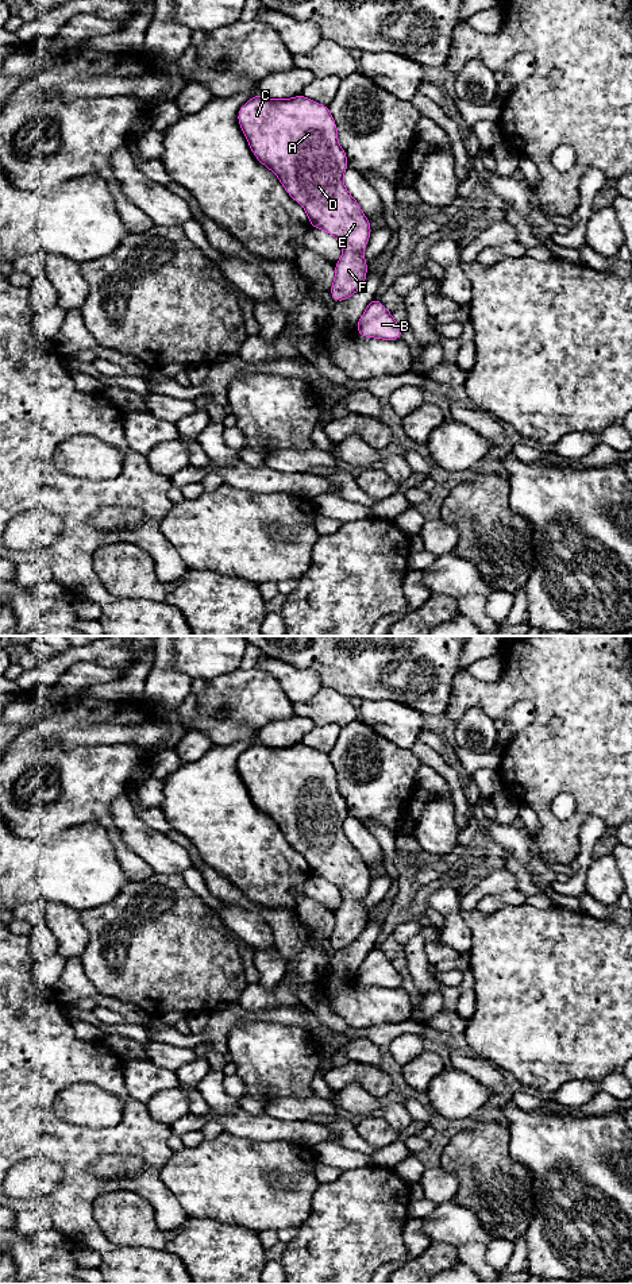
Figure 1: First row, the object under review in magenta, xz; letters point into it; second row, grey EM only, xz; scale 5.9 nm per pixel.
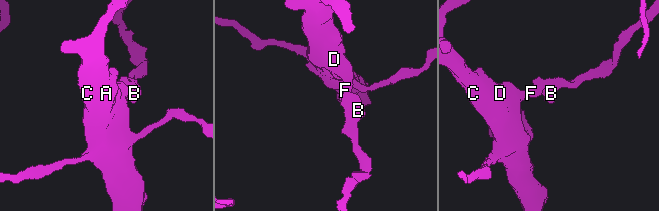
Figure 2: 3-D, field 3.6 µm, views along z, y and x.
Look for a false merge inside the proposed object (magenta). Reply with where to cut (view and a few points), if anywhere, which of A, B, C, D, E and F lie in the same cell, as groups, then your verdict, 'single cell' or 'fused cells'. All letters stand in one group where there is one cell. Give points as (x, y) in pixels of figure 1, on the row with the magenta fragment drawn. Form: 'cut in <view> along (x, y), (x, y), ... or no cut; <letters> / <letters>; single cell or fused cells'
no cut; A B C D E F; single cell

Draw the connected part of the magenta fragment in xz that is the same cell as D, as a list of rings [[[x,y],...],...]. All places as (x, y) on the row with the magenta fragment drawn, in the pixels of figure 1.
[[[255,93],[240,107],[236,119],[257,161],[271,170],[286,193],[305,209],[311,227],[331,234],[342,244],[343,254],[334,263],[330,293],[335,302],[350,298],[366,282],[369,262],[363,250],[373,231],[359,203],[343,184],[348,158],[339,144],[330,107],[302,93],[292,99],[267,99]]]

